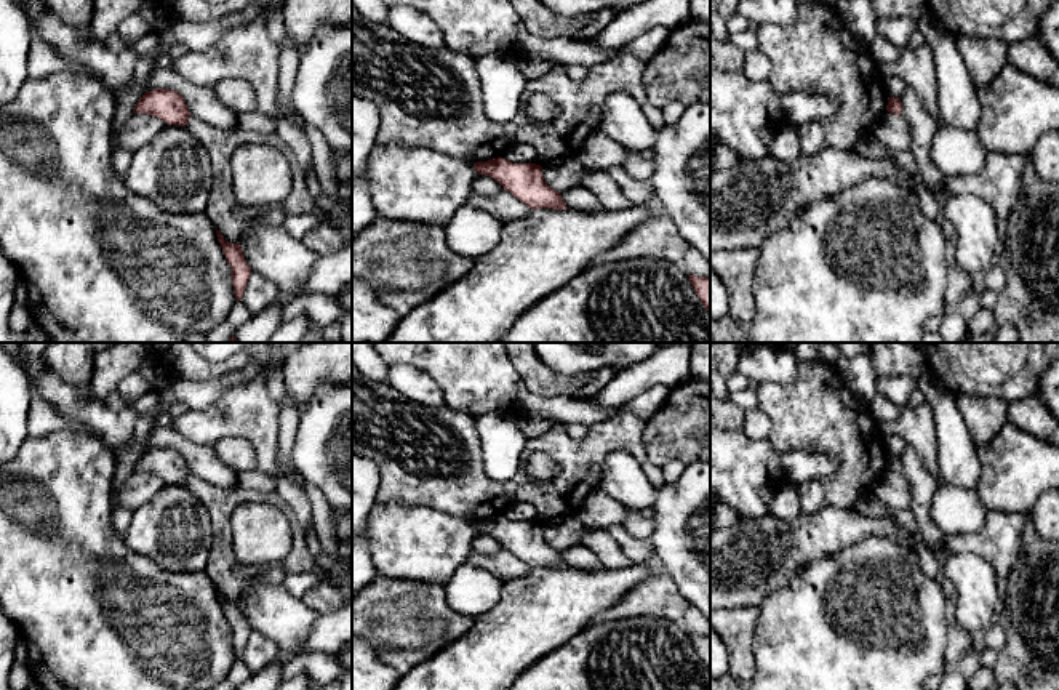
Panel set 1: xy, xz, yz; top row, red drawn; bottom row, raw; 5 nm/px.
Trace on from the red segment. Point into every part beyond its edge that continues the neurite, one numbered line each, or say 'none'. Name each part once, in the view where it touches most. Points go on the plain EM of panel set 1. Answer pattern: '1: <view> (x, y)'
none

